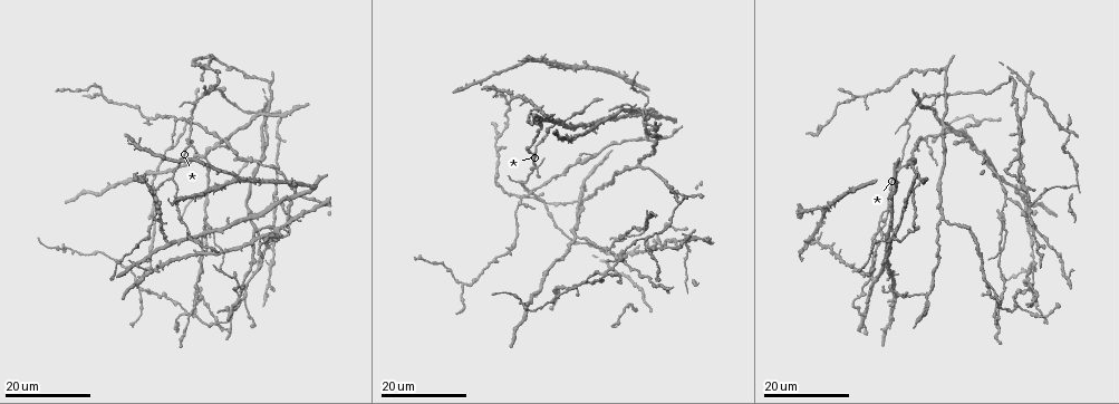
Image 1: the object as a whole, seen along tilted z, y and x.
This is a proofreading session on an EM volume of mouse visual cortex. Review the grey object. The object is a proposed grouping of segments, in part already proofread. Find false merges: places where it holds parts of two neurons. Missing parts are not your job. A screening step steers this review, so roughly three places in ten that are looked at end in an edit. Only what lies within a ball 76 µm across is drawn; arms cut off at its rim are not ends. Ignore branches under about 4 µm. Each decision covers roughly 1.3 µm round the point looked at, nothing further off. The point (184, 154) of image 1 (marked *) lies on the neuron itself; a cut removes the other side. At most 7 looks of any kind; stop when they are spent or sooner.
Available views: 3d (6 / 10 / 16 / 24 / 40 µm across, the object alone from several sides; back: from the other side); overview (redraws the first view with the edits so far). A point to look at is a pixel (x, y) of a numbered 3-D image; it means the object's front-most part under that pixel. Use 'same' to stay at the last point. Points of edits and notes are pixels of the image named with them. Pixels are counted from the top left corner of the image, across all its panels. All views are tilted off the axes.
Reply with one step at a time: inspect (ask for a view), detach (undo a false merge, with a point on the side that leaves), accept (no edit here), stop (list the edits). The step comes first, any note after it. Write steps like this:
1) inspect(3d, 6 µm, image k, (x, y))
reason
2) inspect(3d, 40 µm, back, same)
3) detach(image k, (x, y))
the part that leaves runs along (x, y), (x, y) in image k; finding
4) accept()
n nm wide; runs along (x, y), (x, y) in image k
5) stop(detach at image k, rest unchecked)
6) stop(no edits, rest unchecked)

inspect(3d, 24 µm, image 1, (579, 237))
arms part here

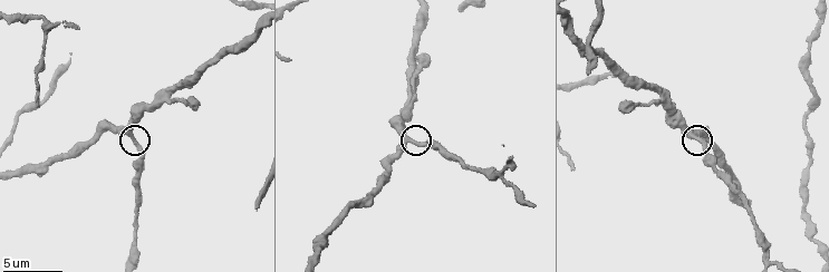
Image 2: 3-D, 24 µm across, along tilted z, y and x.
inspect(3d, 10 µm, image 2, (130, 136))

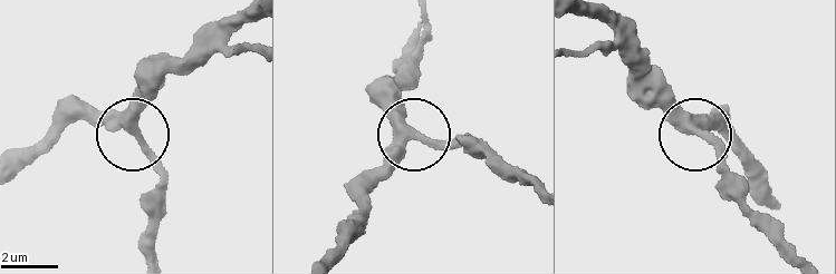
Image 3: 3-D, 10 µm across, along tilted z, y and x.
accept()
350 nm wide; one neuron here

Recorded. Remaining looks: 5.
inspect(3d, 24 µm, image 1, (679, 230))
narrows sharply

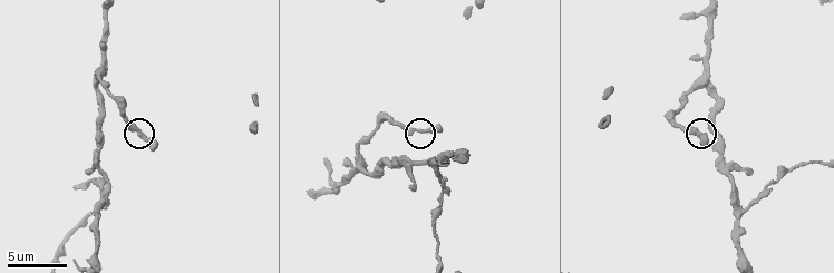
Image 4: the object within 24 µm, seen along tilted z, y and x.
inspect(3d, 6 µm, image 4, (421, 132))

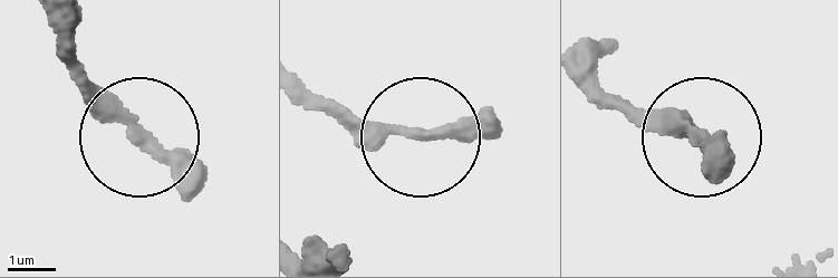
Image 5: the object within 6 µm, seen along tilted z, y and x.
accept()
270 nm wide; runs along (307, 90), (354, 117), (414, 131) in image 5; continuous, no second neuron

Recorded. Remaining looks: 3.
inspect(3d, 16 µm, image 1, (929, 297))

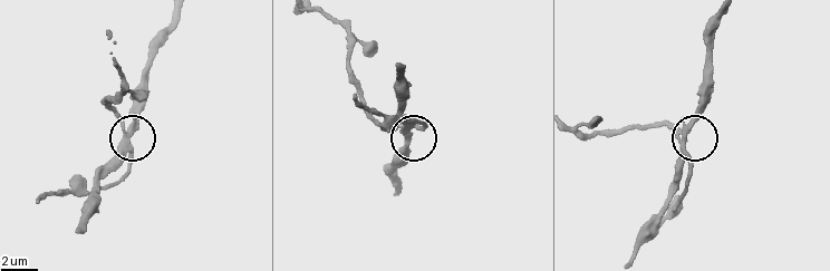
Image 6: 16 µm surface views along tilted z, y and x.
inspect(3d, 6 µm, image 6, (684, 137))

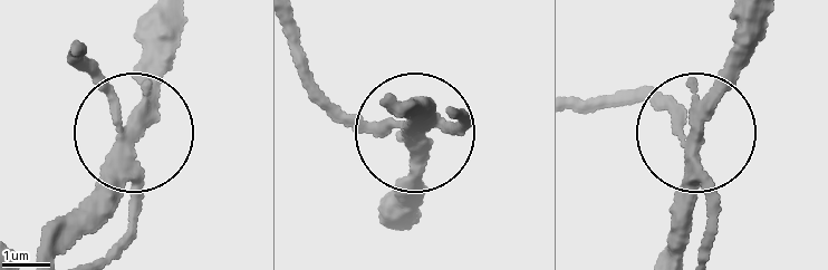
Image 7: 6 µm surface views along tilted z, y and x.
detach(image 7, (104, 88))
280 nm wide; the part that leaves runs along (127, 148), (85, 45) in image 7; a second neuron is stuck on

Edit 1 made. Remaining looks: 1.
stop(detach at image 7, rest unchecked)

